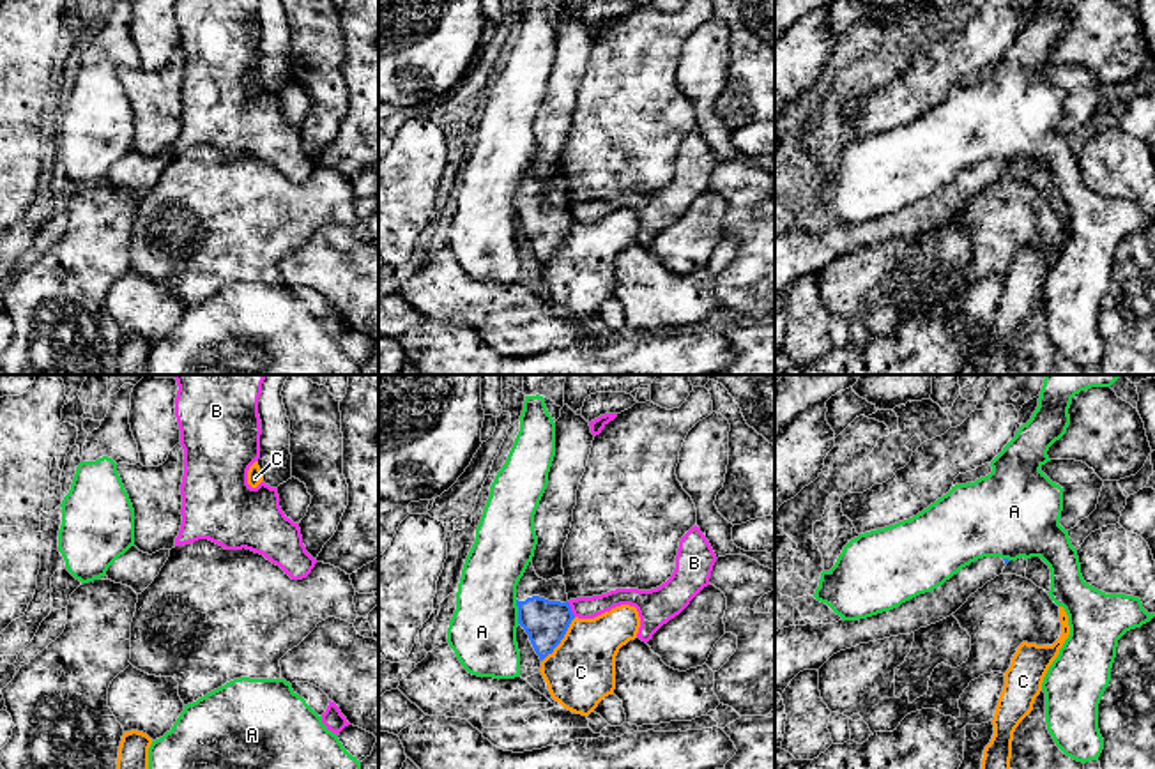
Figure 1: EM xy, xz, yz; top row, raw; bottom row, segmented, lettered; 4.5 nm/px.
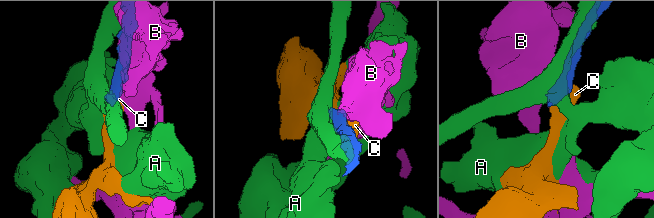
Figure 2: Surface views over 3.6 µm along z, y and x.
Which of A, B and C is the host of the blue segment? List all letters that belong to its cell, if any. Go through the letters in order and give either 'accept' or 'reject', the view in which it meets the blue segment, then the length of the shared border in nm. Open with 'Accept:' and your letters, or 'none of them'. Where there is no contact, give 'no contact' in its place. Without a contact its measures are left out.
Accept: none of them
A: reject; meets blue in xz; contact 110 nm long
B: reject; meets blue in xz; contact 80 nm long
C: reject; meets blue in xz; contact 260 nm long

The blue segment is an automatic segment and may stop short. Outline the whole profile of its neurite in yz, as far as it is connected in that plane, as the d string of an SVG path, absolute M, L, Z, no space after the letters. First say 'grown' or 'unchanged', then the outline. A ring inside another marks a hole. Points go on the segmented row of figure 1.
grown; M983 557L937 589L900 606L858 621L789 626L775 631L775 693L784 693L803 670L817 670L837 652L860 643L911 635L955 613L971 594L999 576L1008 559Z

